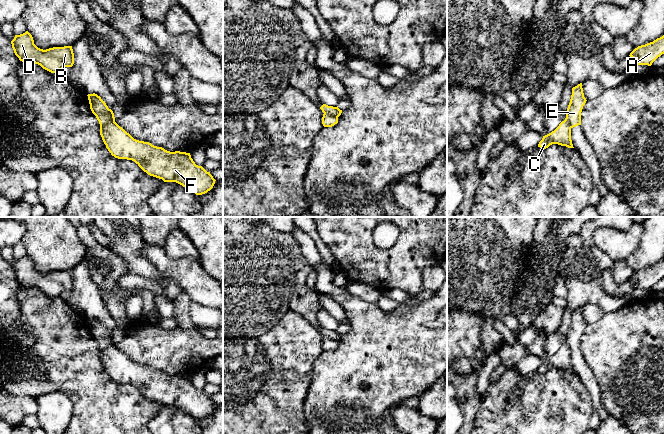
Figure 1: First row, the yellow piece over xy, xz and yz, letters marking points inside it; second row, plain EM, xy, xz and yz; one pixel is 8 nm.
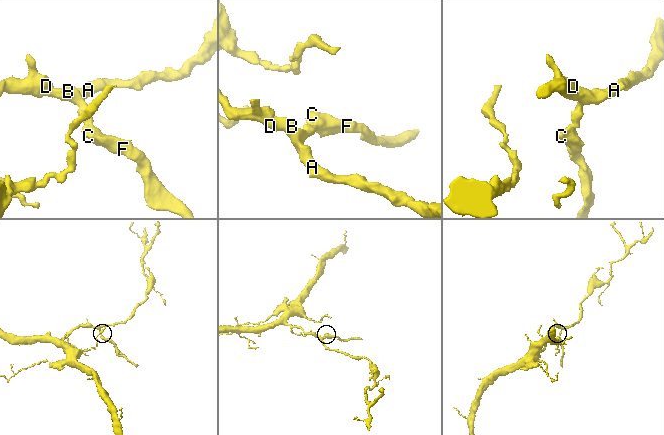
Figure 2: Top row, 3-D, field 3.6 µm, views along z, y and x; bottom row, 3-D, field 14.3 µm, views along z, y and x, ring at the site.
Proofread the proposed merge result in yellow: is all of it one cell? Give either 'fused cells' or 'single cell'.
fused cells

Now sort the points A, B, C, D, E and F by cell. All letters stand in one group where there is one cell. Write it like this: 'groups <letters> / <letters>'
groups A B D E / C F

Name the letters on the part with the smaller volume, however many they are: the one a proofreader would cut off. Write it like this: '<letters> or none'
C, F

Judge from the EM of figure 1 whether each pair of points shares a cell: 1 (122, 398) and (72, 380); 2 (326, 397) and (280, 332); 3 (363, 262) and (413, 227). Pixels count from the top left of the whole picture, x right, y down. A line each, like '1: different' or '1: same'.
1: same
2: different
3: same

